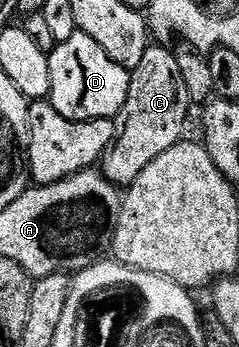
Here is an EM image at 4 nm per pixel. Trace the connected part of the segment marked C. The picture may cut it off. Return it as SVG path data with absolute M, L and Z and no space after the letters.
M148 45L145 49L145 57L141 57L141 65L137 65L131 71L129 93L125 97L125 105L119 110L117 116L119 124L115 142L101 160L103 176L116 185L130 185L134 179L141 177L141 169L145 169L145 165L157 161L157 157L161 157L161 153L165 153L165 149L173 149L173 145L181 142L184 138L183 130L187 127L187 118L190 117L191 110L193 110L189 88L185 85L181 65L177 65L175 51L167 48L167 45L159 46L163 47Z

